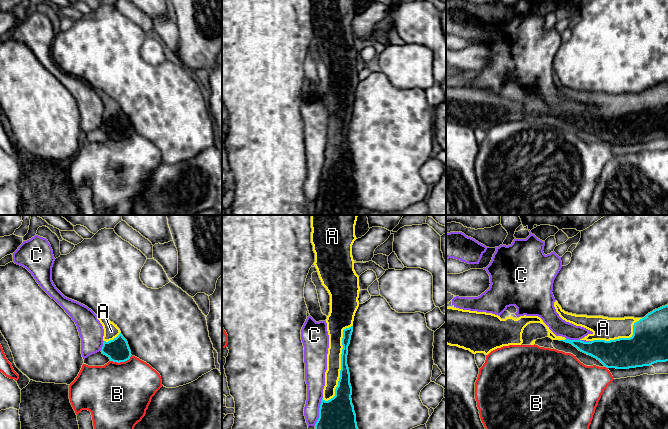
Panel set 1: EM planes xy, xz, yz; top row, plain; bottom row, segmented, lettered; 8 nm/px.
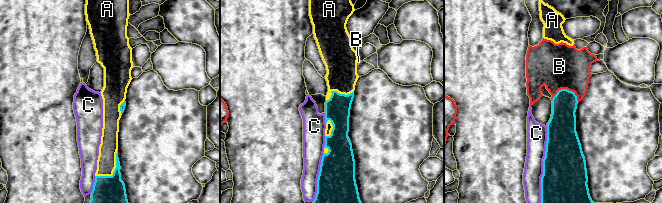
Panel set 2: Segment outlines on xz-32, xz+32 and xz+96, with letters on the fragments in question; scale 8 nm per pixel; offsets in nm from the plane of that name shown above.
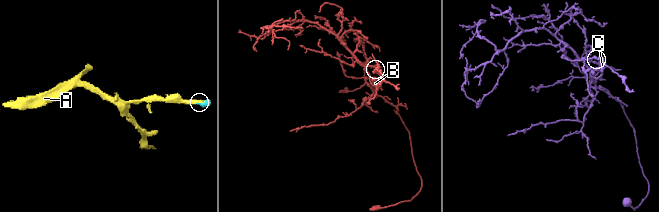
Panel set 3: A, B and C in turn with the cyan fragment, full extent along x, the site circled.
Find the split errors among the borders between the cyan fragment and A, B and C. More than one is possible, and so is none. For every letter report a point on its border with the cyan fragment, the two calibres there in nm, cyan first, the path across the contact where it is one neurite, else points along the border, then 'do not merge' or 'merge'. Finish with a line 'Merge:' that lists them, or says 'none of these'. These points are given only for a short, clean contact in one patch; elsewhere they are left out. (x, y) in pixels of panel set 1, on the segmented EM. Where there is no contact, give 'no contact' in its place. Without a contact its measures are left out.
A: xz (341, 363) | 140/120 nm | merge
B: xy (121, 361) | 180/480 nm | do not merge
C: xz (319, 411) | 260/150 nm | do not merge
Merge: A

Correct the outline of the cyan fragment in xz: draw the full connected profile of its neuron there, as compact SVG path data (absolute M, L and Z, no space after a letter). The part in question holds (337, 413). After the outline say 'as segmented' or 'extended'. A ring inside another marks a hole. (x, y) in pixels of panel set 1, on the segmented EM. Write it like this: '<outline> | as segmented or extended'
M311 215L311 243L315 253L314 265L322 285L330 295L327 316L329 348L323 398L315 429L358 429L352 404L352 387L347 365L348 346L353 332L353 321L359 307L359 276L354 270L352 245L357 239L355 225L358 215Z | extended

